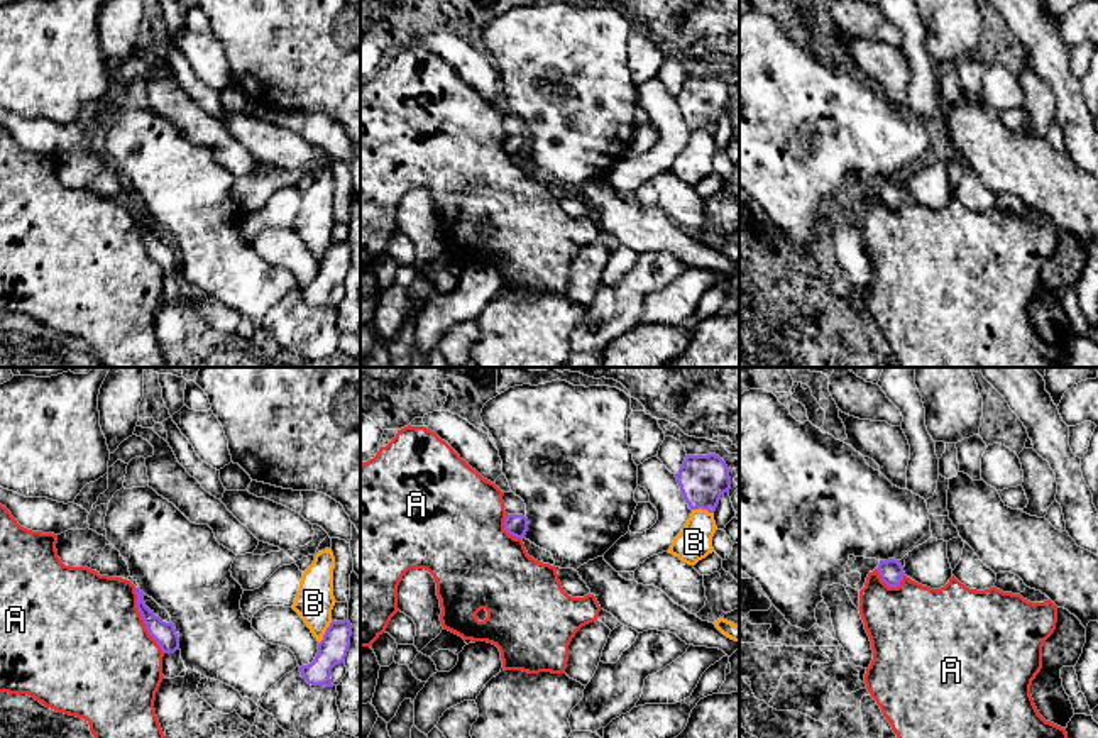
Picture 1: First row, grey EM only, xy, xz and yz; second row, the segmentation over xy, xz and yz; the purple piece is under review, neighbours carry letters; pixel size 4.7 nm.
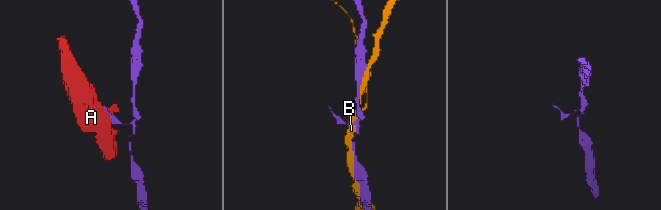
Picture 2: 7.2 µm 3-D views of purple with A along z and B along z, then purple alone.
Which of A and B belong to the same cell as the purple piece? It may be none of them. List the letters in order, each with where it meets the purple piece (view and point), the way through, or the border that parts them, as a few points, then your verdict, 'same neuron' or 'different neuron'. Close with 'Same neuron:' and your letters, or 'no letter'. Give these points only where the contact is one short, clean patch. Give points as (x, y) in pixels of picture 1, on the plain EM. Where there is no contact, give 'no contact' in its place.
A: xy (142, 239) | different neuron
B: xy (325, 254) | different neuron
Same neuron: no letter

